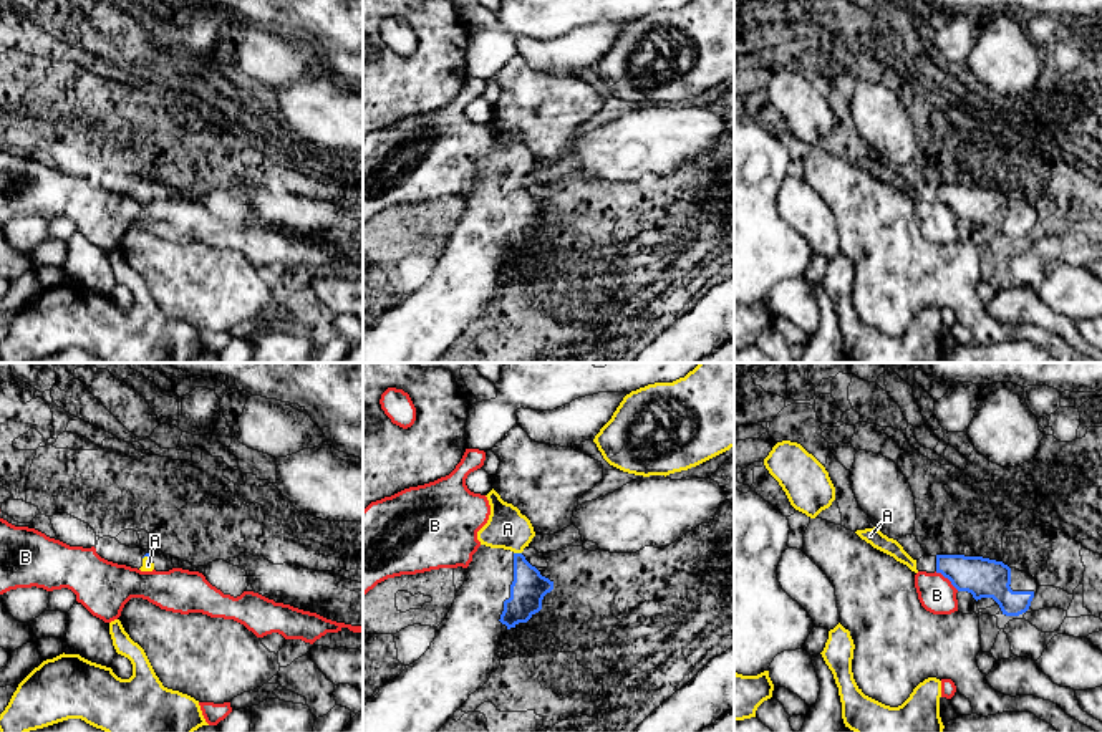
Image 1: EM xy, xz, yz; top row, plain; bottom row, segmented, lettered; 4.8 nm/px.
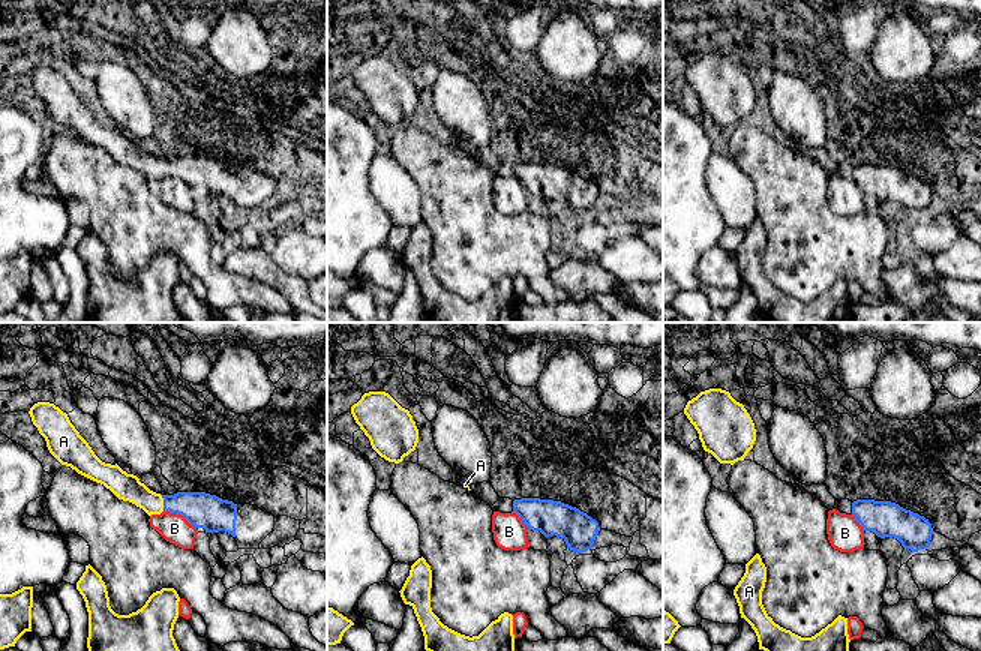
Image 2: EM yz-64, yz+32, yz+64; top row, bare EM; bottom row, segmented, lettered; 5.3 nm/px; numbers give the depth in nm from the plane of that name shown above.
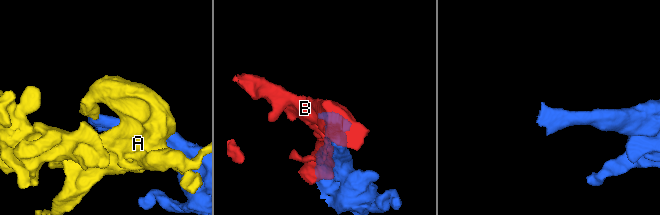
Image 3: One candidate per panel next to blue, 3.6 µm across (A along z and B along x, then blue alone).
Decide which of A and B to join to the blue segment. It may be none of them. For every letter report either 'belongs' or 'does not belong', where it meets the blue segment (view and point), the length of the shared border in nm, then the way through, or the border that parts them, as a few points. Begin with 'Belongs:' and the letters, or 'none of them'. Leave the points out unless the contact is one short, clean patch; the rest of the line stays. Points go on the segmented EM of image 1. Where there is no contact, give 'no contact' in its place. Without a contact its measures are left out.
Belongs: A
A: belongs | xz (517, 553) | 40 nm | across xz (527, 590), (527, 578), (517, 553), (516, 537), (507, 529)
B: does not belong | yz (947, 577) | 150 nm

